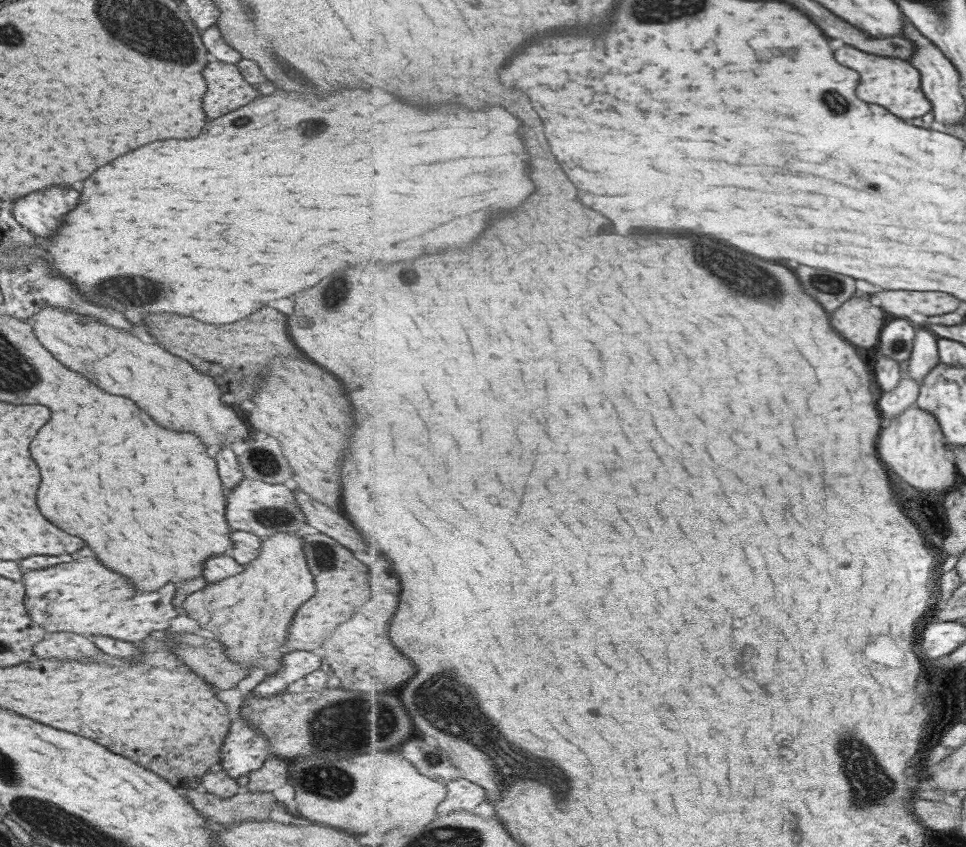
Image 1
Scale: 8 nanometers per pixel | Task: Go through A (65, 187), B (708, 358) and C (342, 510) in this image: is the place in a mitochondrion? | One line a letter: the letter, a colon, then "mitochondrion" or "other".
A: other
B: other
C: other

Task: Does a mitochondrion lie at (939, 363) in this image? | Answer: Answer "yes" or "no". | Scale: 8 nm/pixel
no

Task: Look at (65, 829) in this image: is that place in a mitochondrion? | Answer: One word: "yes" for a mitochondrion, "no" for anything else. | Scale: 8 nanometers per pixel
yes

